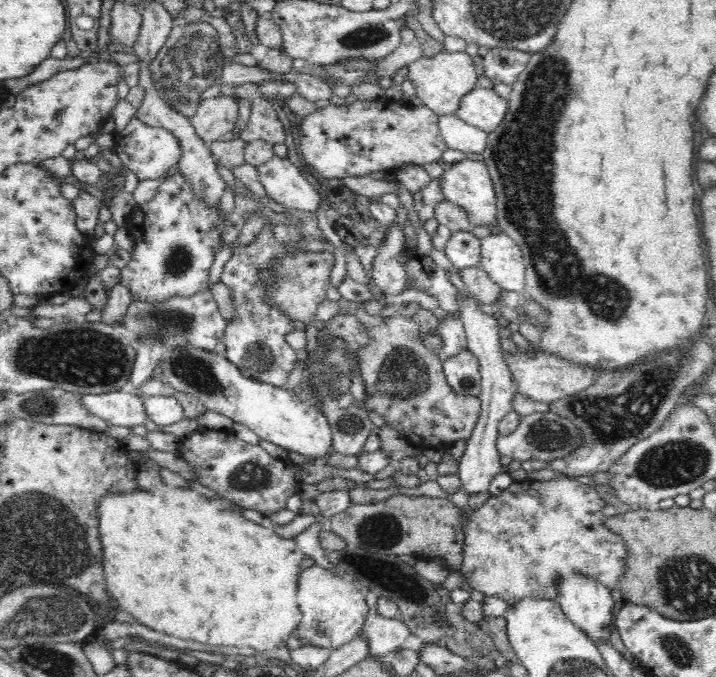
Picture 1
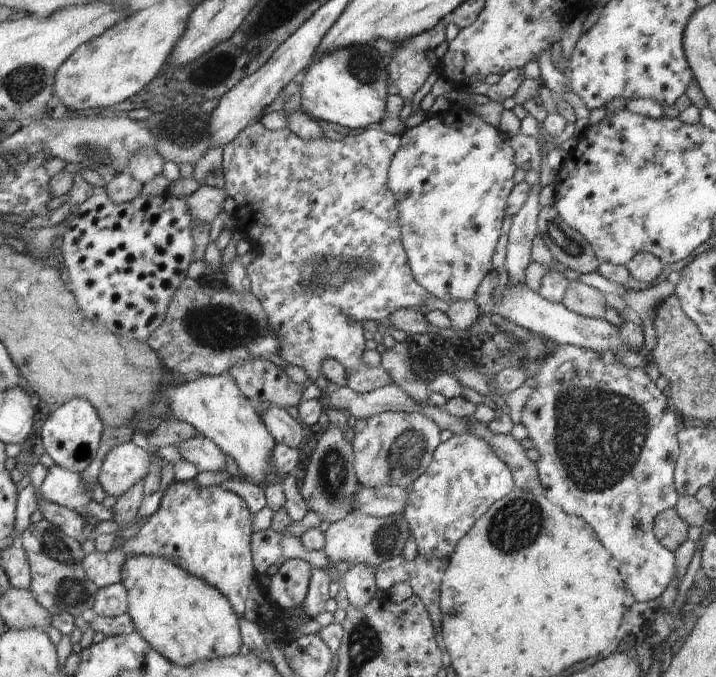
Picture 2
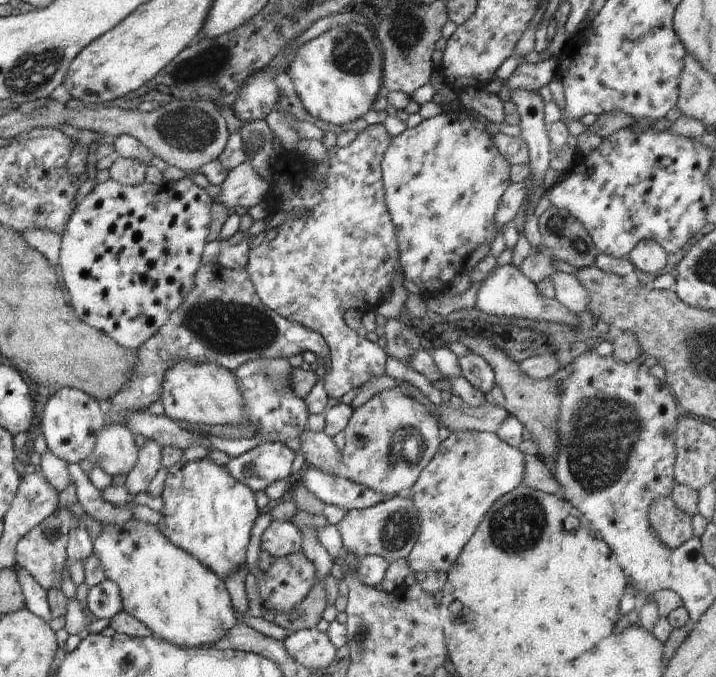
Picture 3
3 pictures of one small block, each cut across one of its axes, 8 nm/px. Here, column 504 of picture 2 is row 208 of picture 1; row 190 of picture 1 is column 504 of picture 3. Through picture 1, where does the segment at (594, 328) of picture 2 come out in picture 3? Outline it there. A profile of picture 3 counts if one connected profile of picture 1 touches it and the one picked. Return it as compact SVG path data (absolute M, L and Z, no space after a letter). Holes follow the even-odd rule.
M511 264L496 266L482 282L477 291L476 308L484 314L496 316L510 316L510 318L526 318L528 322L544 320L554 324L566 324L570 328L578 328L582 320L574 312L570 312L555 300L555 298L544 298L534 285L518 267Z

